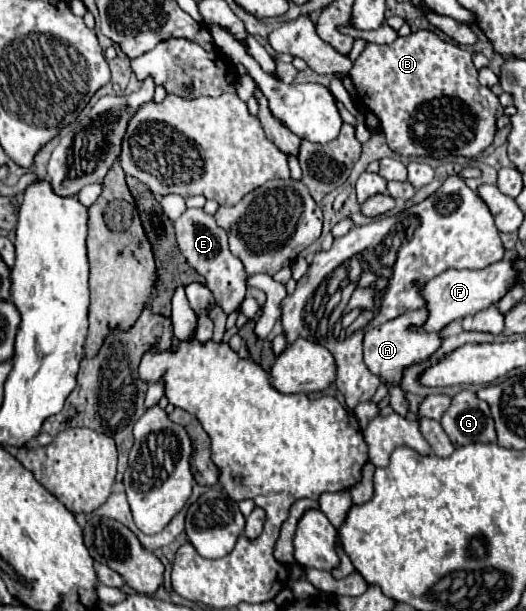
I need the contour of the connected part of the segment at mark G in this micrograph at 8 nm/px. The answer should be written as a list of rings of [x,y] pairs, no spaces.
[[[469,390],[453,396],[451,406],[441,418],[441,426],[455,446],[497,442],[489,404]]]

